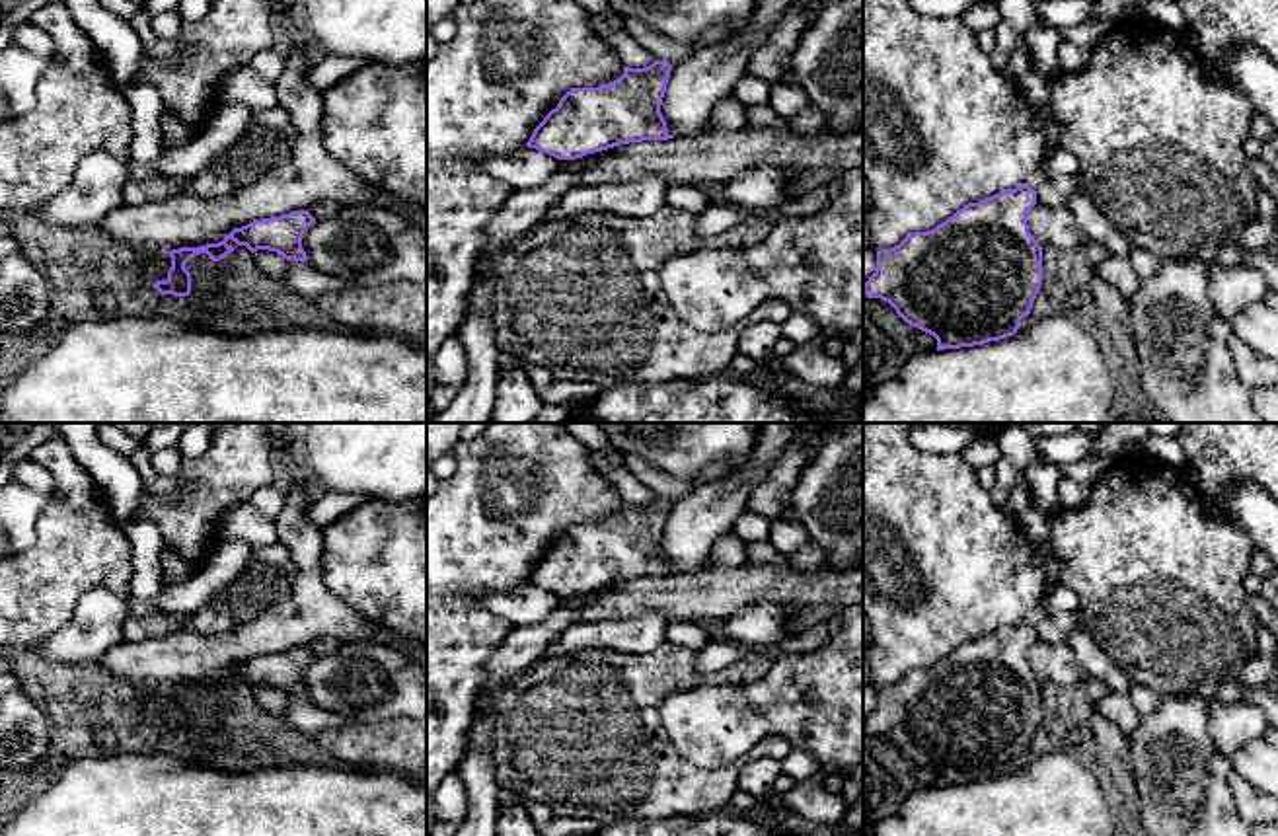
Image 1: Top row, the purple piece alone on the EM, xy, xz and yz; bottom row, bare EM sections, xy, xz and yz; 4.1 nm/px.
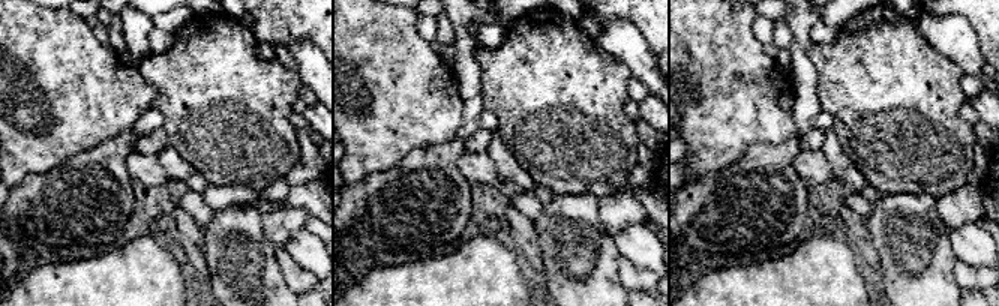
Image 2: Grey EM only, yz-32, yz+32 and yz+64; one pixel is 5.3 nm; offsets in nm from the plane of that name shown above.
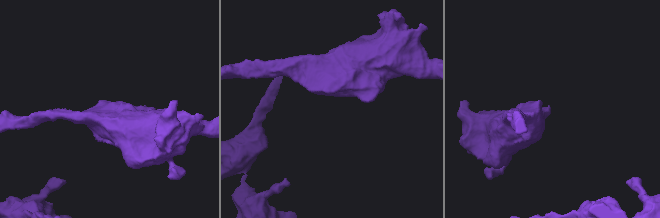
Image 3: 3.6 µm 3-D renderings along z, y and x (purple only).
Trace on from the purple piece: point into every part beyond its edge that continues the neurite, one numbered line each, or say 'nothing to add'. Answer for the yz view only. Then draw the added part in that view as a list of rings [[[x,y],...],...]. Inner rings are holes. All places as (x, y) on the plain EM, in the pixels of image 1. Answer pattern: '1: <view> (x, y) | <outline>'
1: yz (1039, 612) | [[[1046,581],[1042,589],[1042,600],[1023,618],[1025,622],[1033,624],[1034,627],[1040,626],[1040,622],[1048,616],[1046,596],[1050,594],[1052,589],[1054,583]]]

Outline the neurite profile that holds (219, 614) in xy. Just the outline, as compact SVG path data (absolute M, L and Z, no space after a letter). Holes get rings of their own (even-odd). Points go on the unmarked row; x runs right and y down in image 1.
M236 589L230 598L214 594L199 612L191 616L185 629L195 633L230 631L249 620L263 608L263 604L265 602L261 598L249 598Z

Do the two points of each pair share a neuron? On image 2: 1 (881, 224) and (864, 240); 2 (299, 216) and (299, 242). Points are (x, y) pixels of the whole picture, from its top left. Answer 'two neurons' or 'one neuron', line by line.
1: two neurons
2: two neurons

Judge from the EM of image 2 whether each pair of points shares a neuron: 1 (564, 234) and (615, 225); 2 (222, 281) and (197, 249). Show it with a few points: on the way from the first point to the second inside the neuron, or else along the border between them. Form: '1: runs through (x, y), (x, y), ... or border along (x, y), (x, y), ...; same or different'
1: border along (597, 198), (600, 221), (612, 237); different
2: border along (203, 228), (207, 272); different

